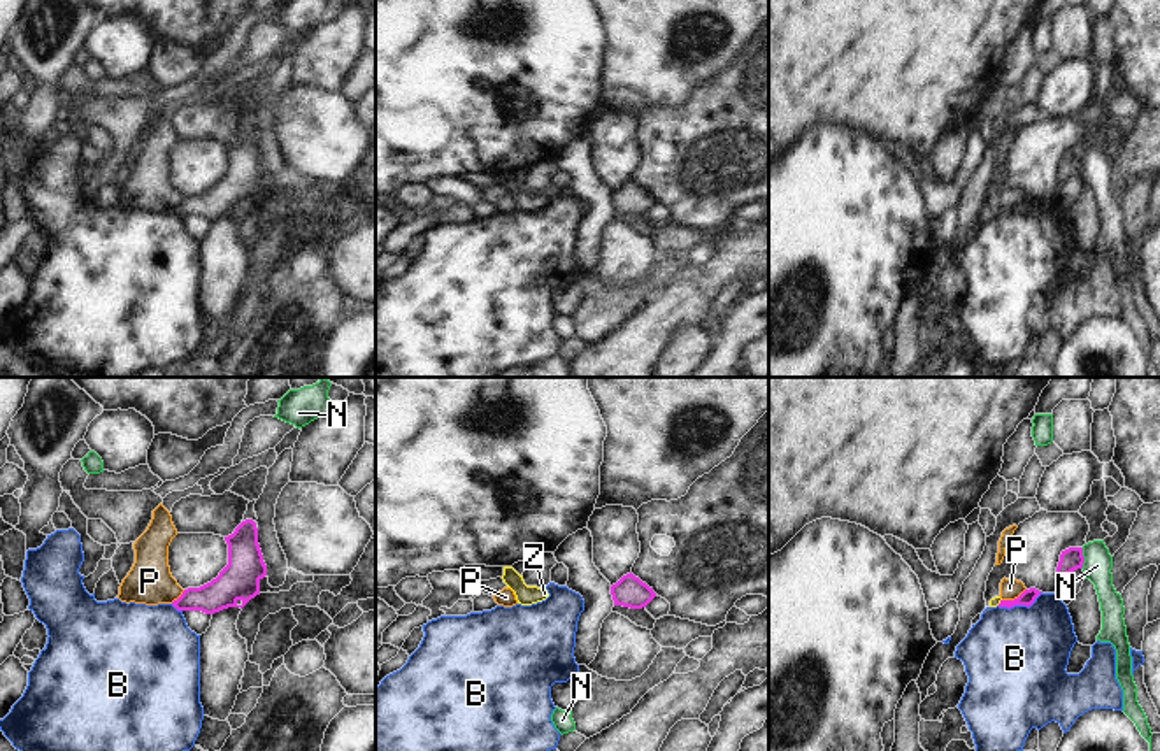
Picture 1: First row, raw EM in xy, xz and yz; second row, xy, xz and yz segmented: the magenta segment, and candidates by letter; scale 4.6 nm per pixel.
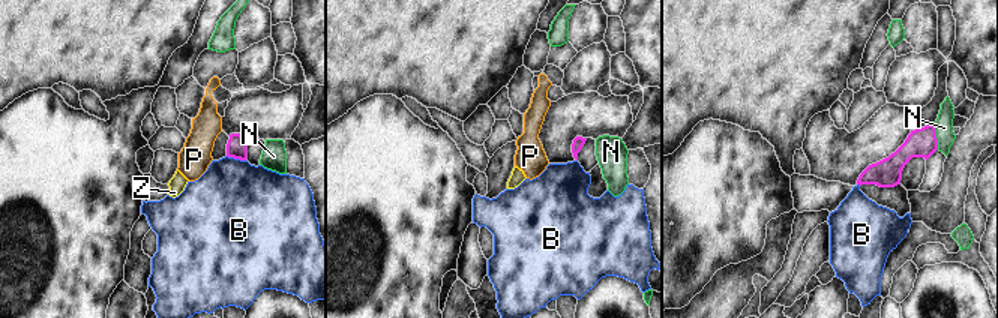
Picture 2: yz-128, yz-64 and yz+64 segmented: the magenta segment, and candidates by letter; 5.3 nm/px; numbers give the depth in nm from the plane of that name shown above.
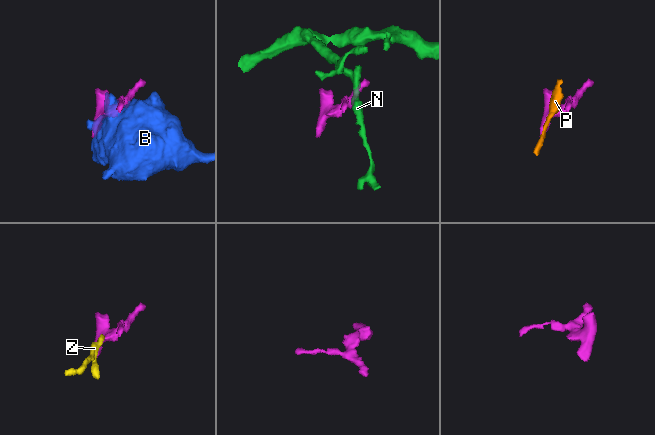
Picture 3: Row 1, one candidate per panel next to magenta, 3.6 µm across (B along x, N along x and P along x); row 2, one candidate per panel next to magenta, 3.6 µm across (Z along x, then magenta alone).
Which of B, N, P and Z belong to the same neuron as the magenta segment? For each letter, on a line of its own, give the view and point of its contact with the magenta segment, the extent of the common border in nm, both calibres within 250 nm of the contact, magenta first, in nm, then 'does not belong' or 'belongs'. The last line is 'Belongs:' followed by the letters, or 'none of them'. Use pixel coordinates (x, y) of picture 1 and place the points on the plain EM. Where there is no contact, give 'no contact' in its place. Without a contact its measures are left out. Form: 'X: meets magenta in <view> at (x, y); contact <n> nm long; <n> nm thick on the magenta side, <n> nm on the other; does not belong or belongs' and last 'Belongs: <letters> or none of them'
B: meets magenta in yz at (1020, 211); contact 220 nm long; 70 nm thick on the magenta side, 460 nm on the other; does not belong
N: meets magenta in yz at (1083, 165); contact 100 nm long; 100 nm thick on the magenta side, 130 nm on the other; does not belong
P: meets magenta in yz at (1015, 206); contact 130 nm long; 70 nm thick on the magenta side, 100 nm on the other; does not belong
Z: meets magenta in yz at (1001, 209); contact 40 nm long; 70 nm thick on the magenta side, 50 nm on the other; does not belong
Belongs: none of them

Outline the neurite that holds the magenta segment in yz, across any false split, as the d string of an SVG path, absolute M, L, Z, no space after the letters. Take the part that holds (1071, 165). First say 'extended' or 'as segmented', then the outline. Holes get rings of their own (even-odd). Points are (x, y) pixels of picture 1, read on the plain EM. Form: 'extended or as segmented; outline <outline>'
as segmented; outline M1069 154L1062 158L1056 174L1058 186L1065 184L1067 181L1078 175L1083 175L1083 170L1085 170L1083 154Z

